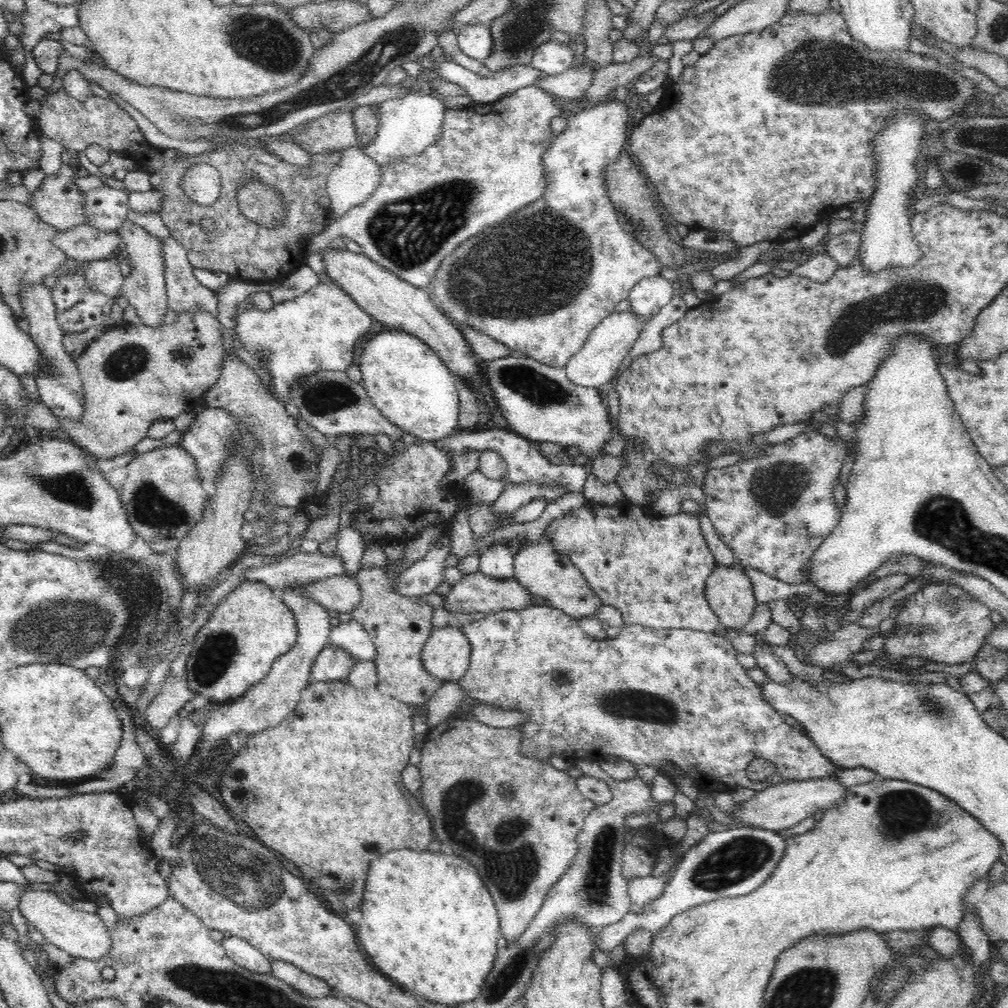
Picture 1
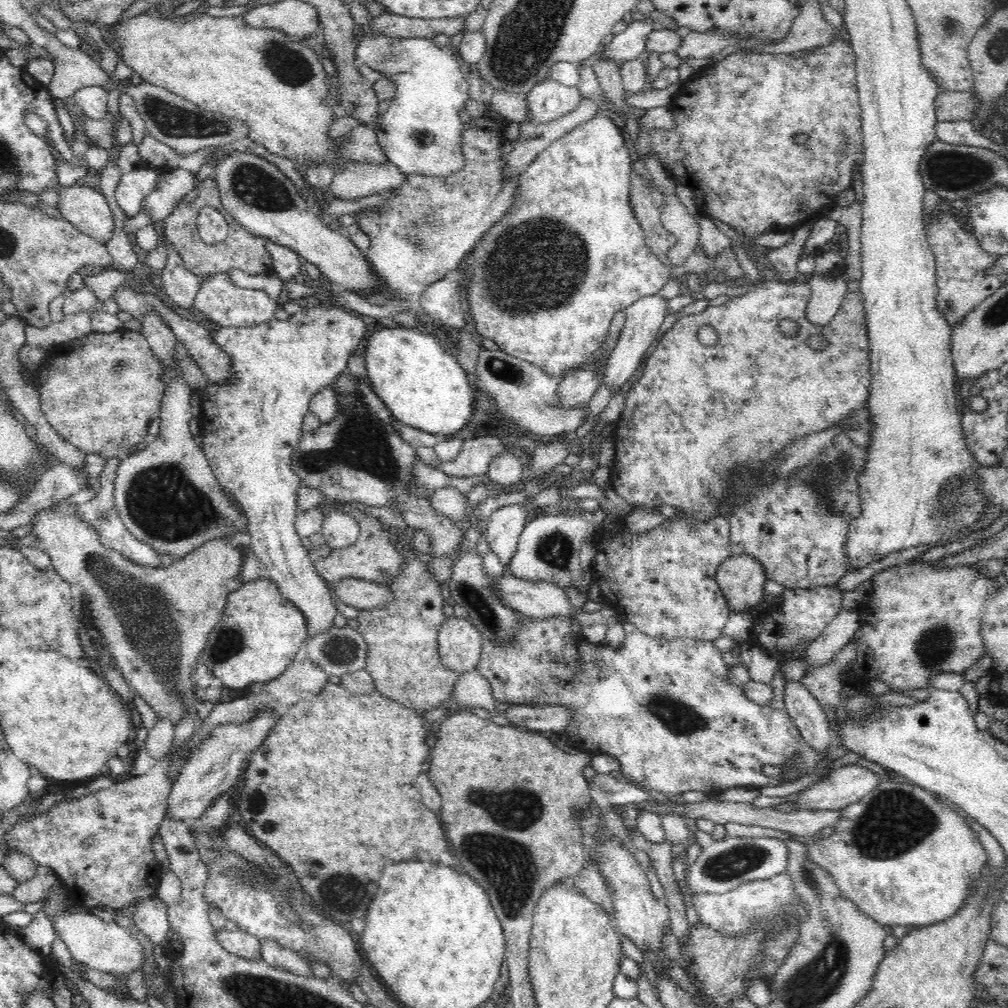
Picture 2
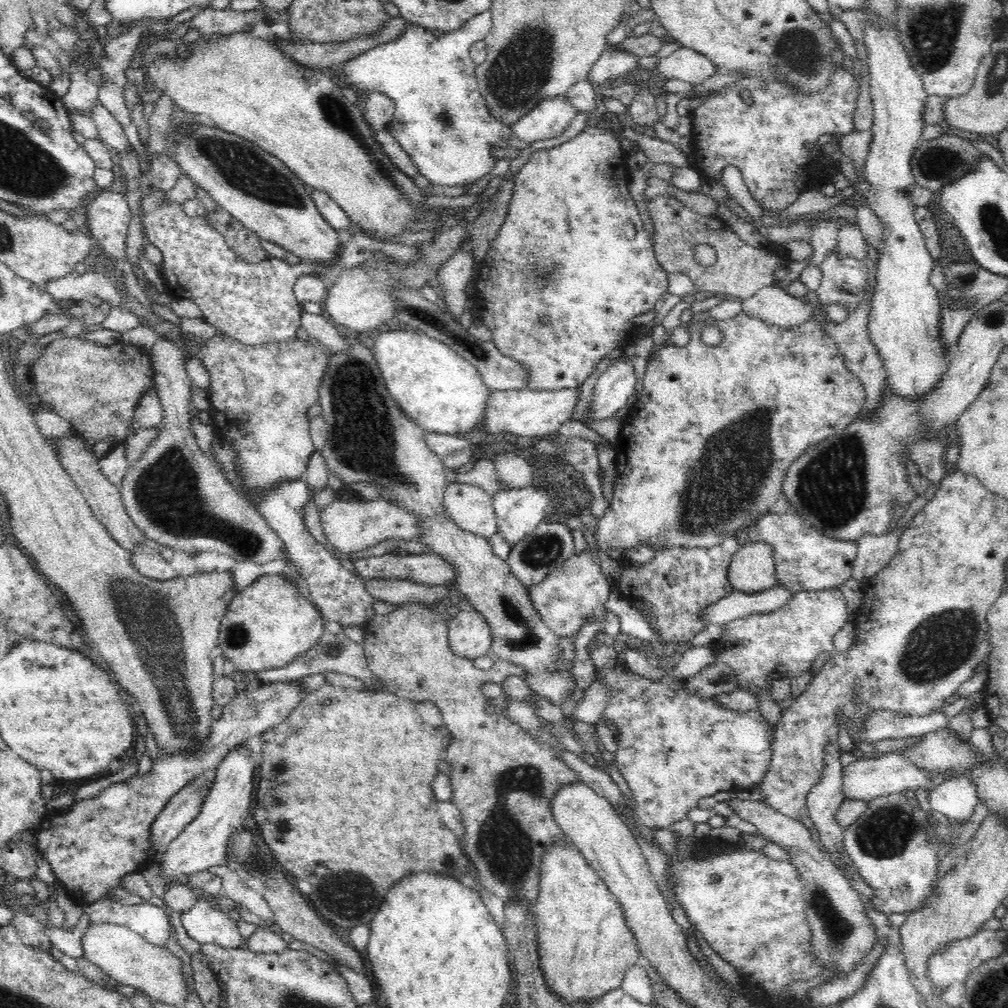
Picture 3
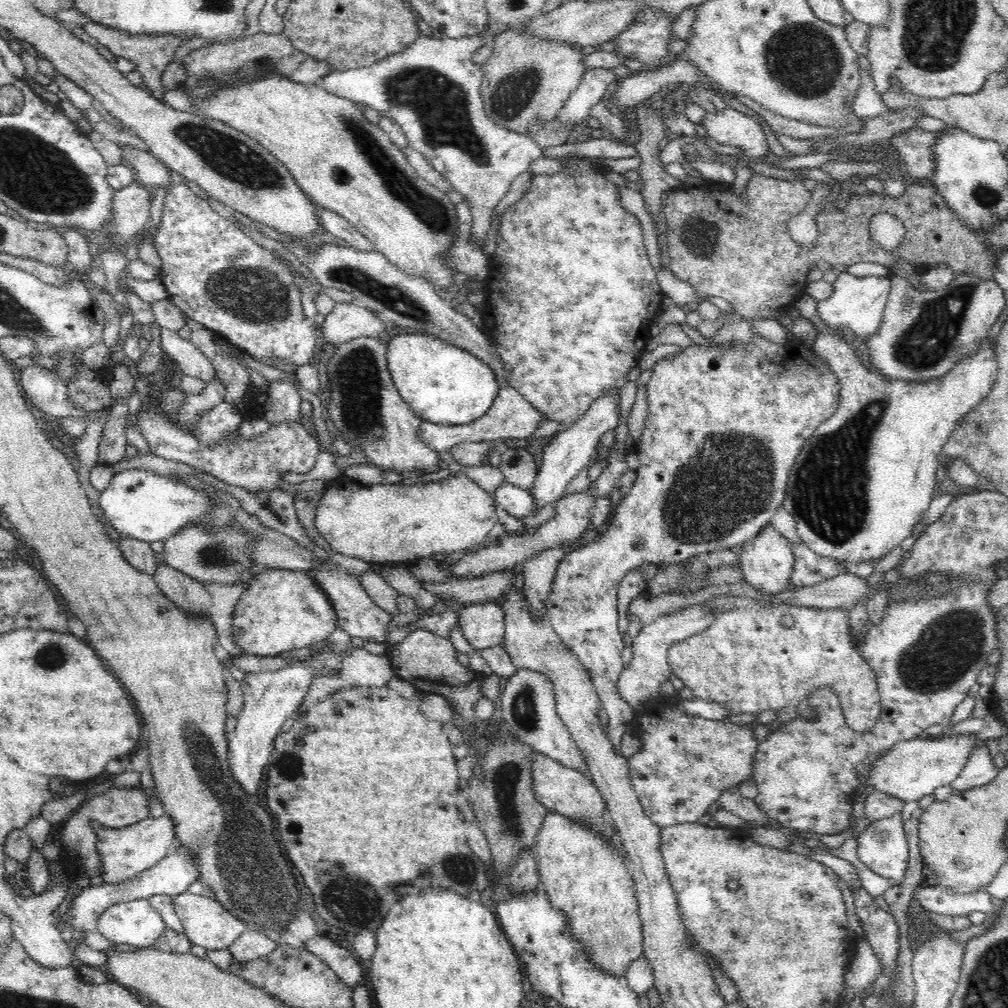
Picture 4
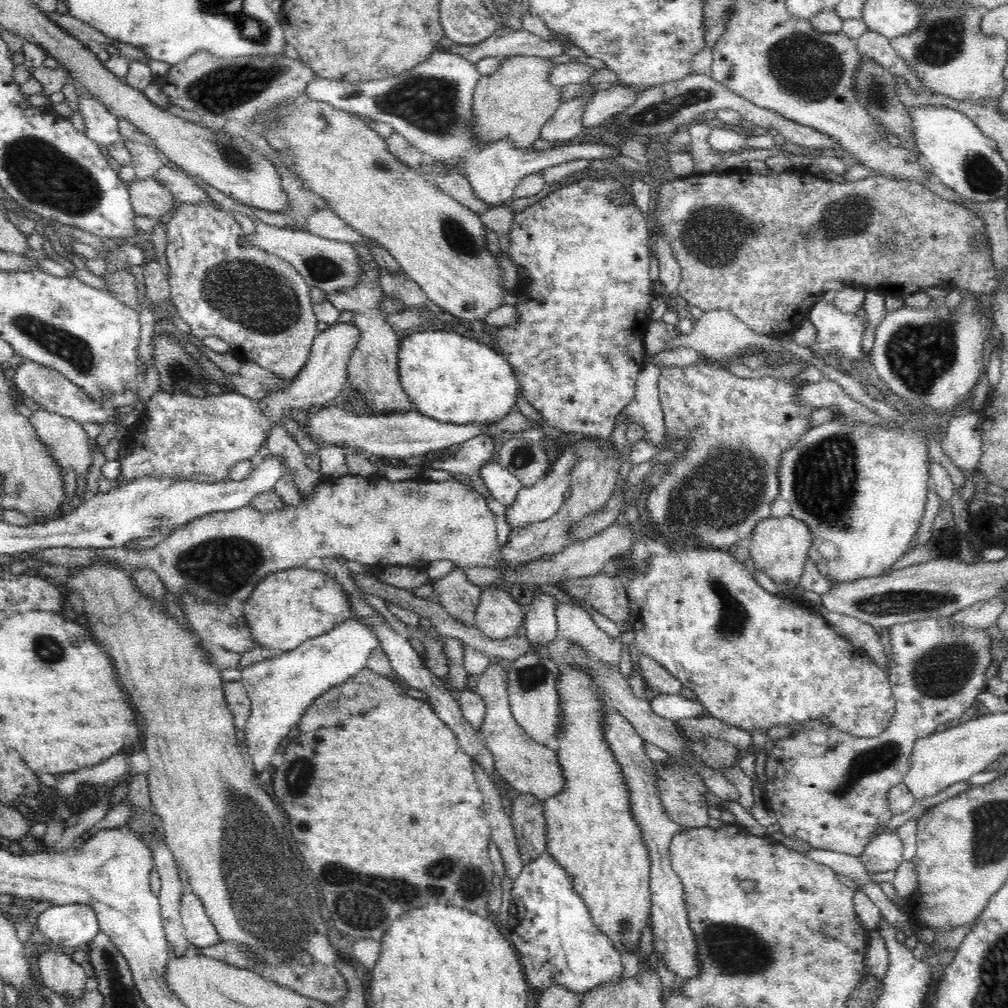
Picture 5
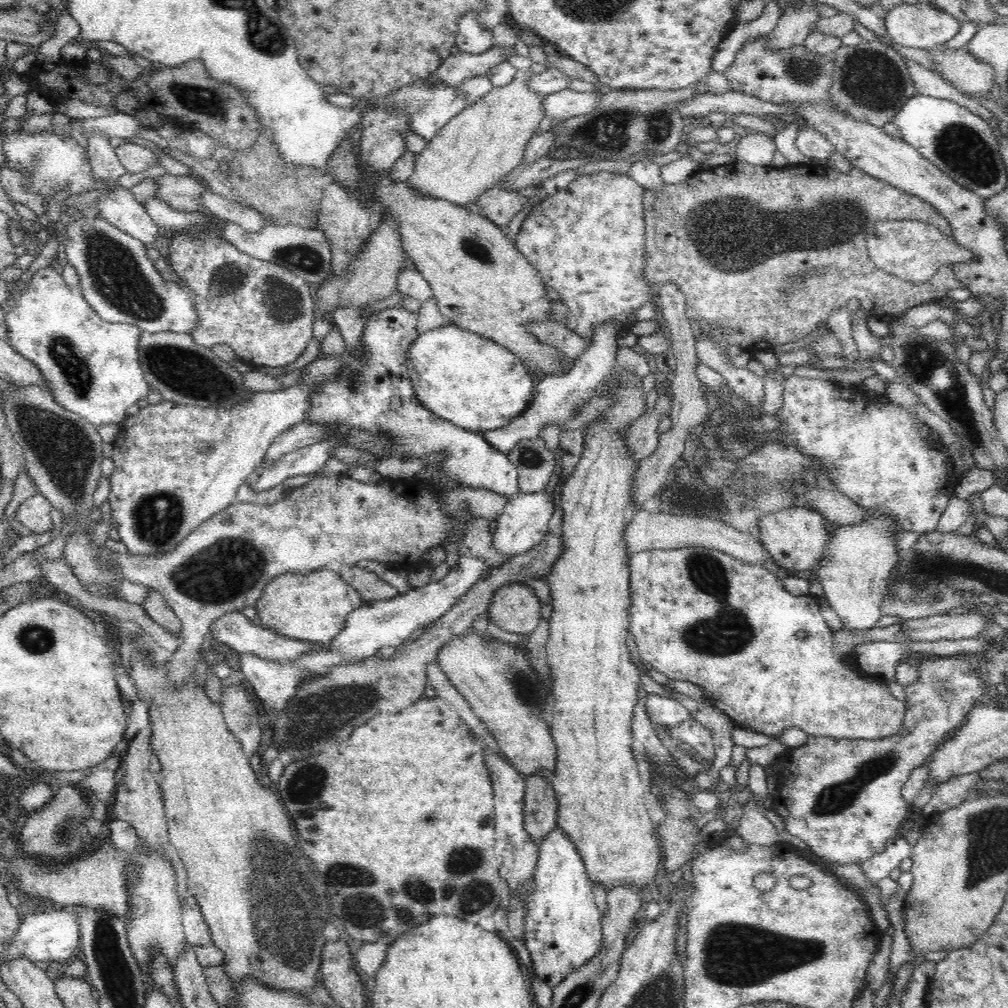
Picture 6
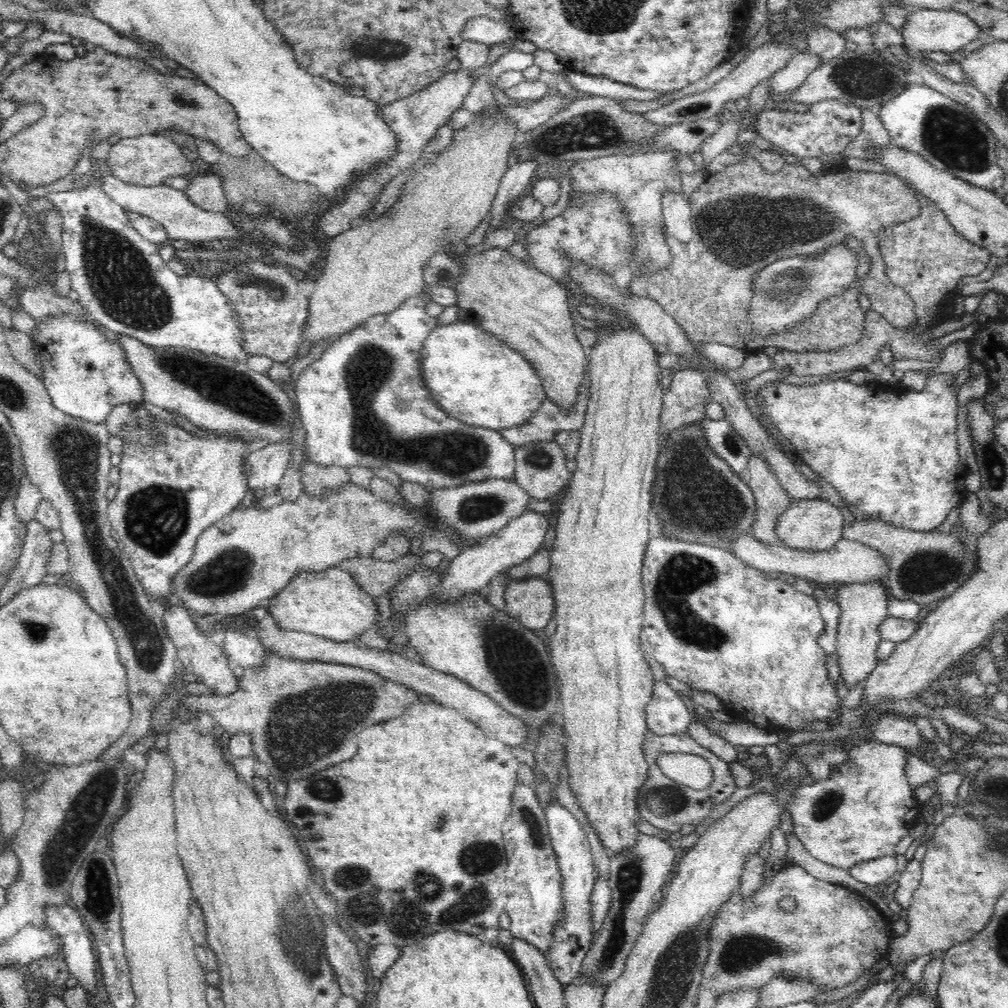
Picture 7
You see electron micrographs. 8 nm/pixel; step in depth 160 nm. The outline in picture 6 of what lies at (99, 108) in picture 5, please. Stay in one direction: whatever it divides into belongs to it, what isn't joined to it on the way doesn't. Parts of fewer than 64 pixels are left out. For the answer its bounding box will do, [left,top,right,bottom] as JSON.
[88,135,126,181]

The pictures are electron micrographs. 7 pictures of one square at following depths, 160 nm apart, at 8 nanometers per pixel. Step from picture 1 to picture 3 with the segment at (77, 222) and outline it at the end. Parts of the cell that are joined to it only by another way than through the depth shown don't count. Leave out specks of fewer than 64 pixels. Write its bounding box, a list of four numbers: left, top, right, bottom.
[87,190,132,261]

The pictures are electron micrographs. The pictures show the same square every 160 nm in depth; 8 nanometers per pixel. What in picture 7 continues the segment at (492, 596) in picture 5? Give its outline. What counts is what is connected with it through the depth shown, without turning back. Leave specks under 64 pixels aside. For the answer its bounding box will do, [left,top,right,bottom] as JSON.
[504,577,556,632]

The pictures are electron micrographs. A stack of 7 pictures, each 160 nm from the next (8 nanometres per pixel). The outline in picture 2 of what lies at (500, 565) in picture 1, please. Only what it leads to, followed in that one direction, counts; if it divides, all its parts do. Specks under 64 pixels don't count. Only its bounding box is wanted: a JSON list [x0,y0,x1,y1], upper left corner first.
[486,502,535,570]

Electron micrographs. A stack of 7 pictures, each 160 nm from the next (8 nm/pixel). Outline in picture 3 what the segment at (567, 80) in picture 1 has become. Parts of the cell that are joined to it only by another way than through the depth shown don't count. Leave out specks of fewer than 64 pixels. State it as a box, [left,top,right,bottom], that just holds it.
[512,98,580,143]

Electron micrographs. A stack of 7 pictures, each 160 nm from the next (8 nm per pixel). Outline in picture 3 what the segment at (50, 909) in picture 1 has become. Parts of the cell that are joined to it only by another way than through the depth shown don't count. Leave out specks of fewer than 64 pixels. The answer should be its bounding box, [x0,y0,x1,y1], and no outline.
[82,924,188,1007]

